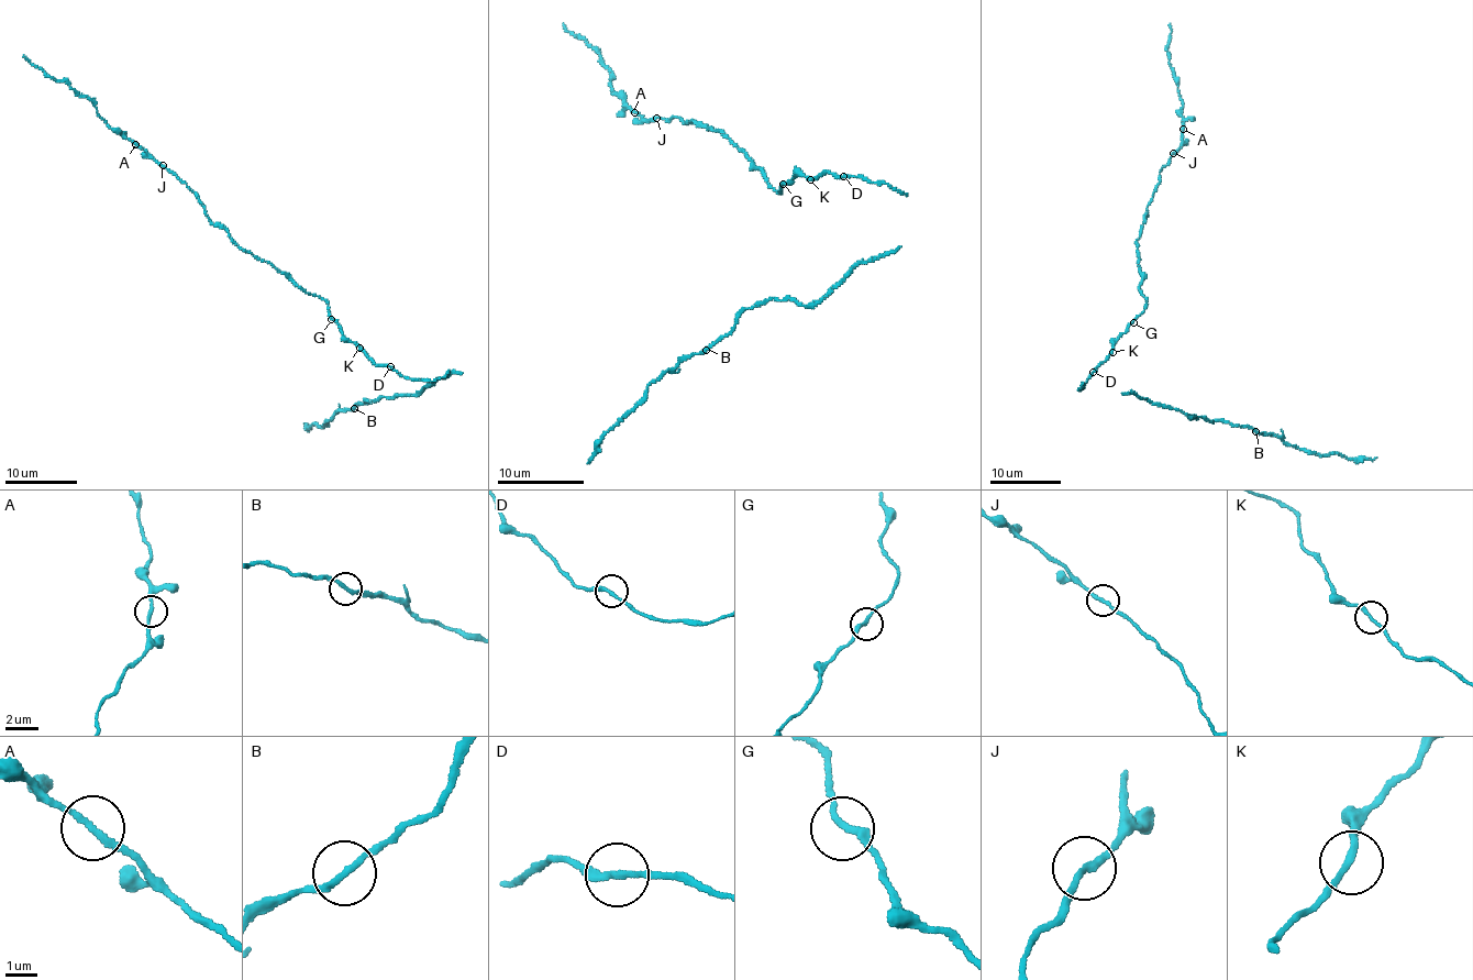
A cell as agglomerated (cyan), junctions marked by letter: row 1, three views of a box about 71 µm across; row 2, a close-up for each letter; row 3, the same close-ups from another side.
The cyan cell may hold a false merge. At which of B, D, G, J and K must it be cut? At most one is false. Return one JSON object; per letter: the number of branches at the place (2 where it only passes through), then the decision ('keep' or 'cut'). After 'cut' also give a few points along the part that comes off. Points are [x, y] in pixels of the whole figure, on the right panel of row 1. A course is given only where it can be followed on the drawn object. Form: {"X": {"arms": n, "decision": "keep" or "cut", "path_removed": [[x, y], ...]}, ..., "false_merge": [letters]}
{"B": {"arms": 2, "decision": "keep"}, "D": {"arms": 2, "decision": "keep"}, "G": {"arms": 2, "decision": "keep"}, "J": {"arms": 2, "decision": "keep"}, "K": {"arms": 2, "decision": "keep"}, "false_merge": []}

